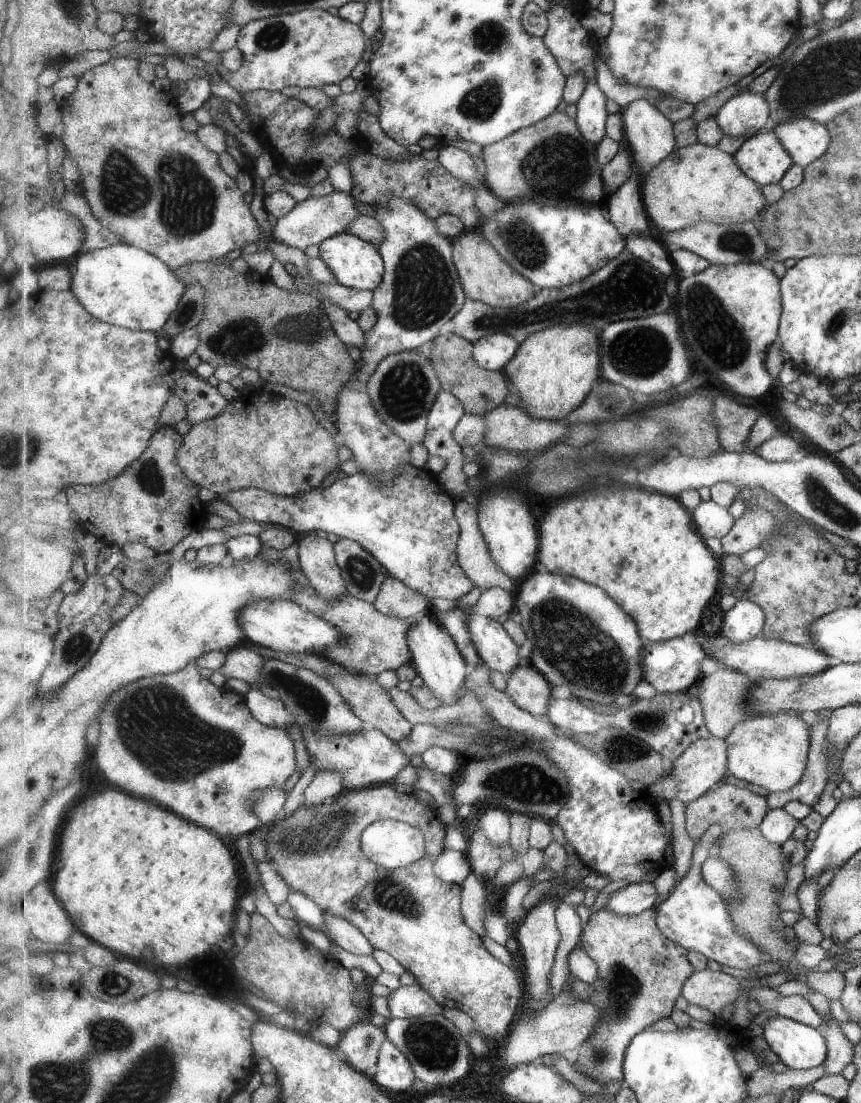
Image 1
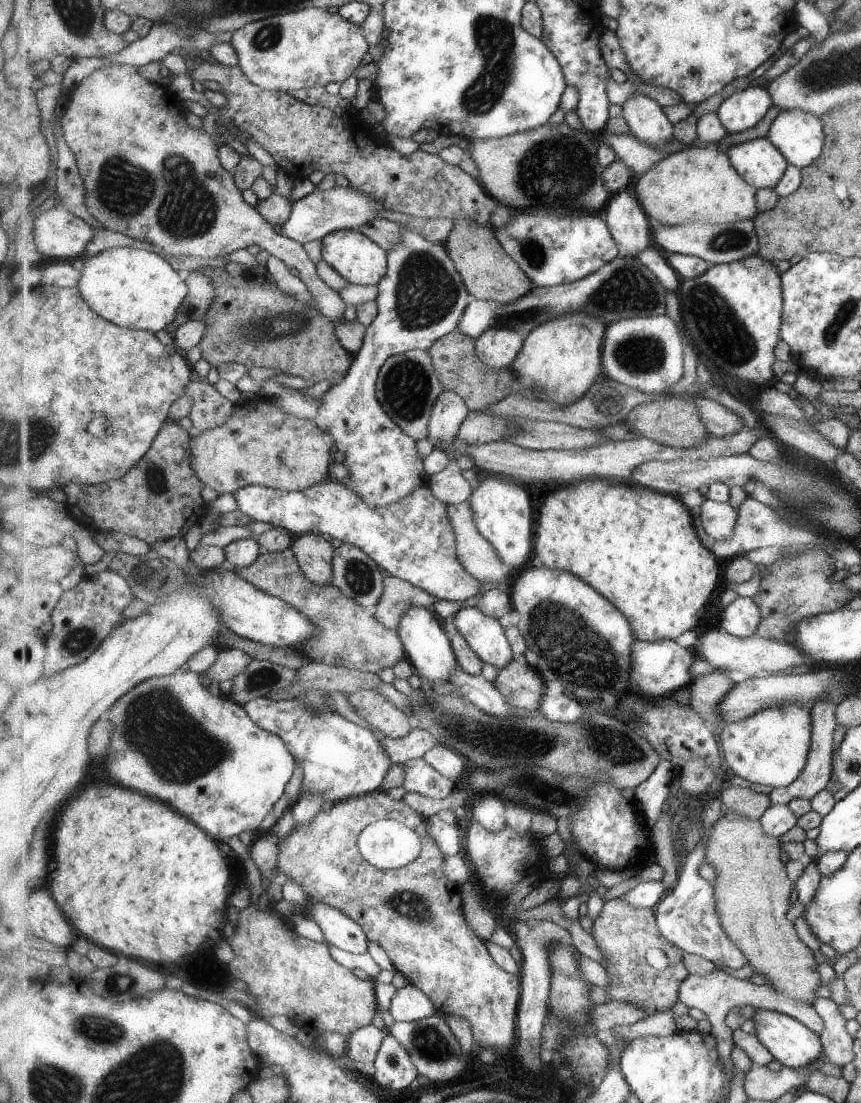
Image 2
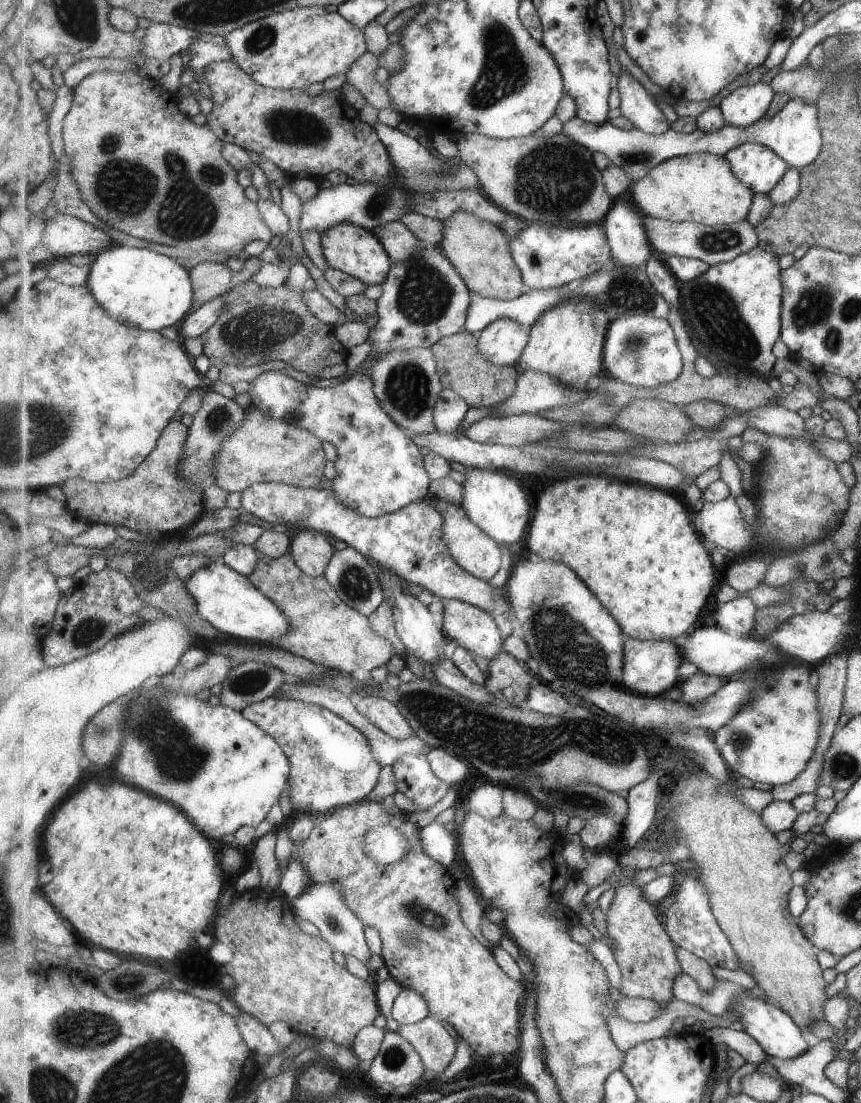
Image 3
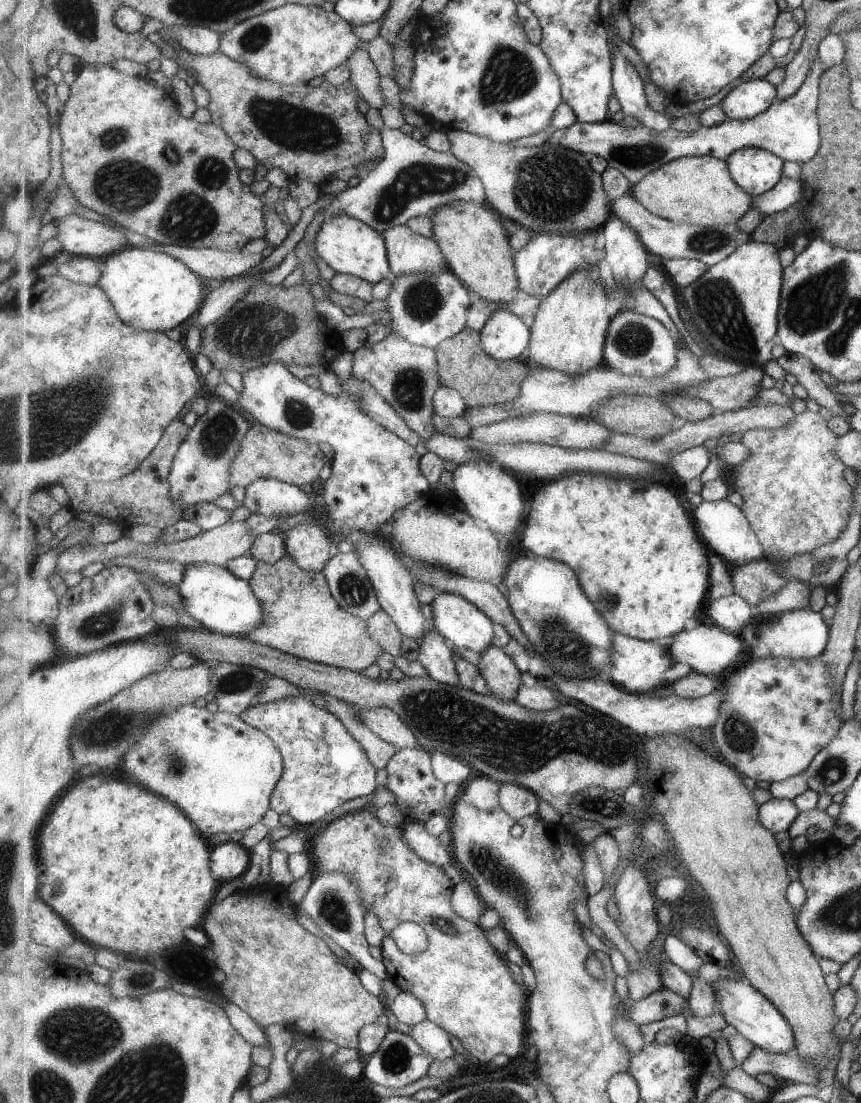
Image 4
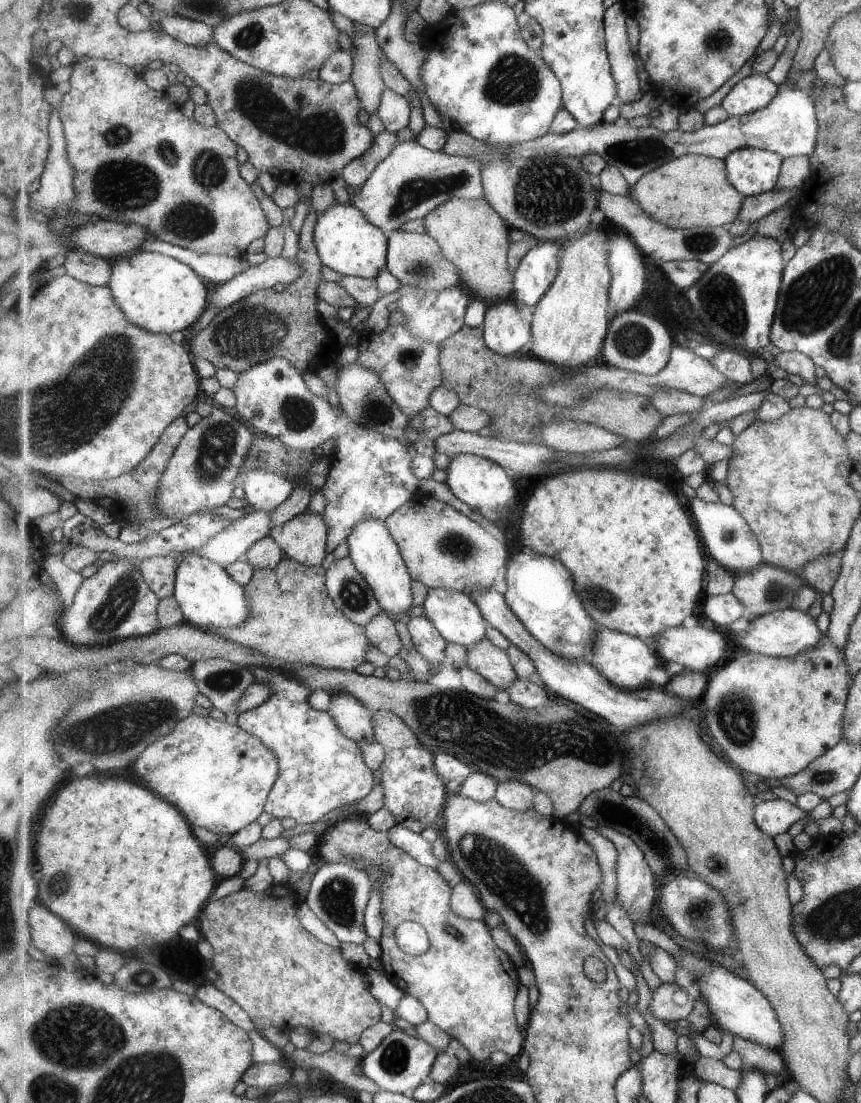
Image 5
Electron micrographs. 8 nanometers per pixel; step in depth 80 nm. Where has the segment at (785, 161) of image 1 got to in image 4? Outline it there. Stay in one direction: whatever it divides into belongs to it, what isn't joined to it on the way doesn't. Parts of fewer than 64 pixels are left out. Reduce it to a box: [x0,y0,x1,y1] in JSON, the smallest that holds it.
[728,148,784,197]

